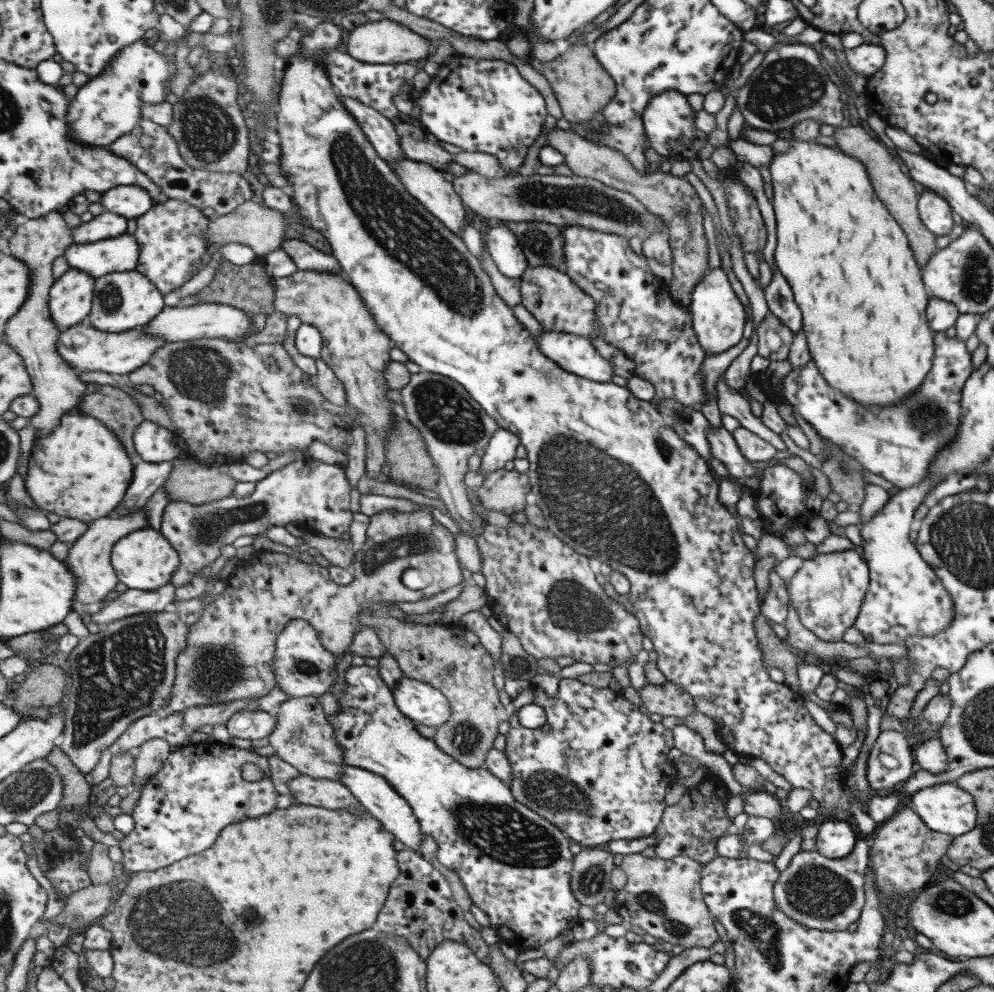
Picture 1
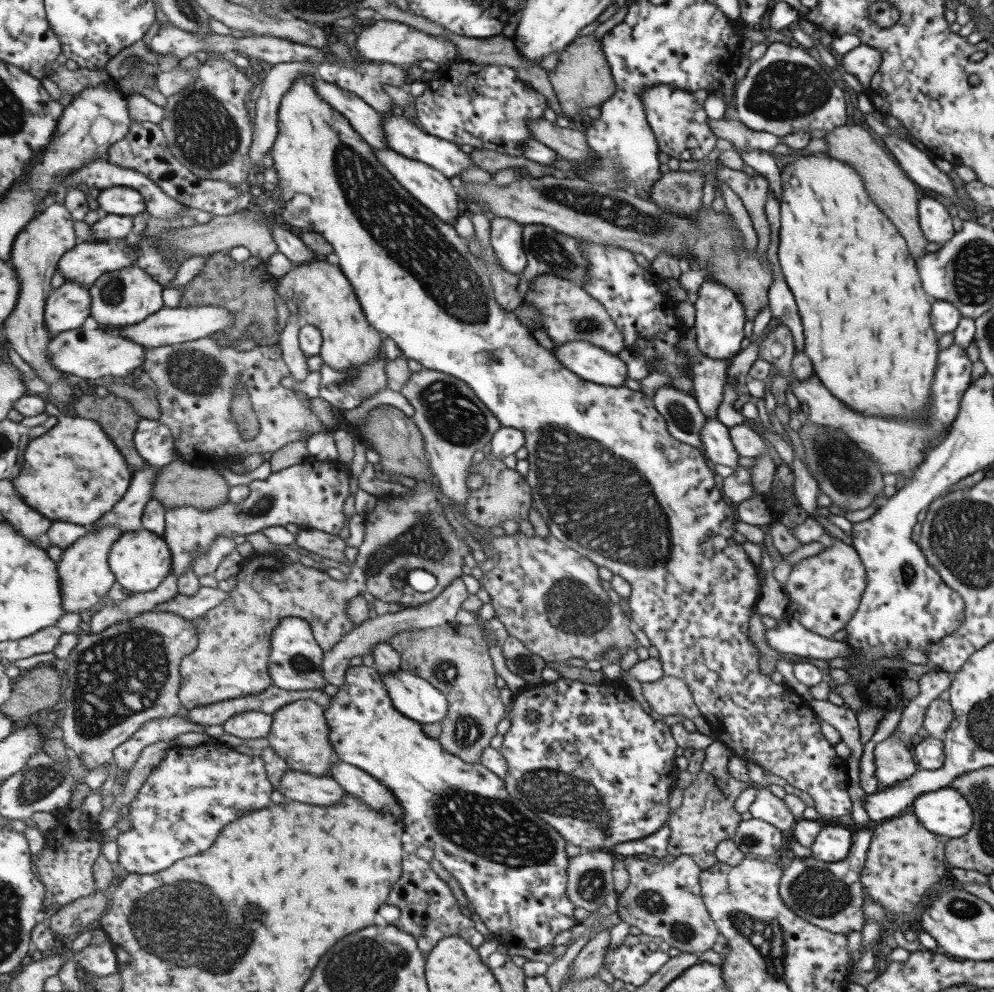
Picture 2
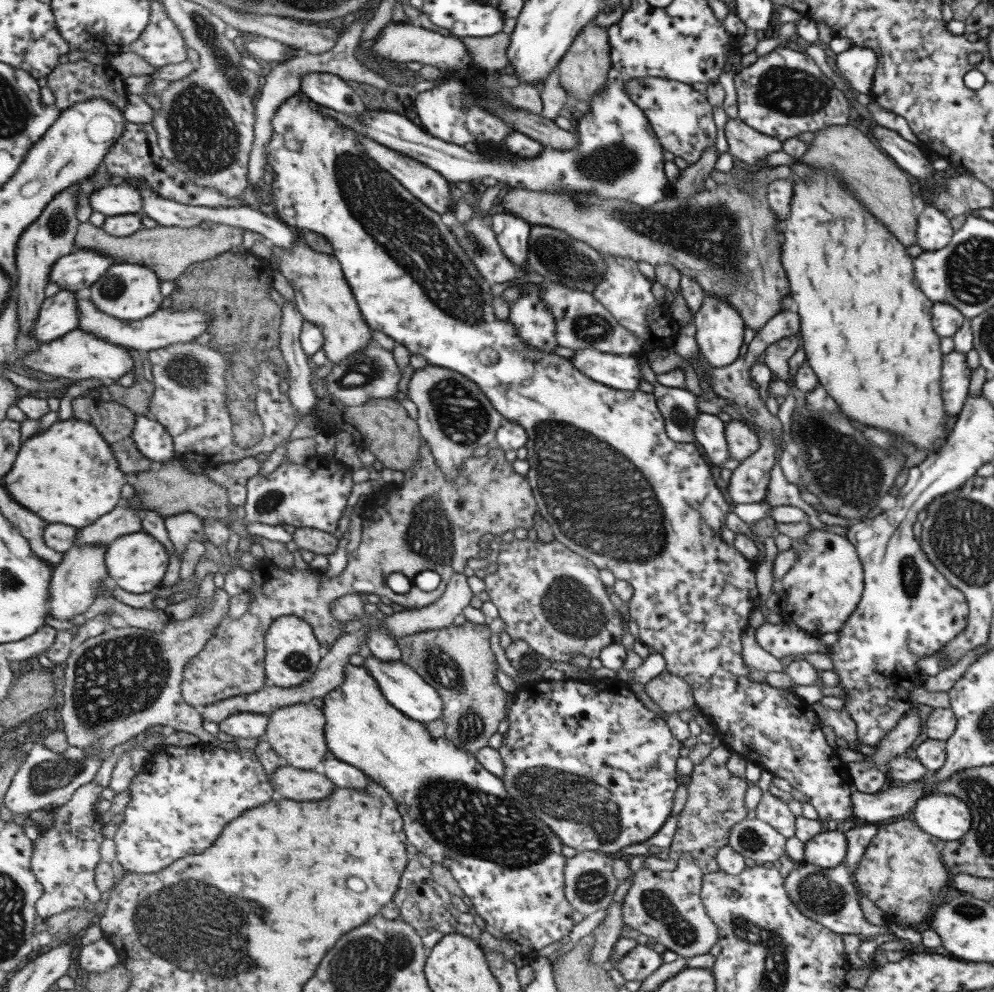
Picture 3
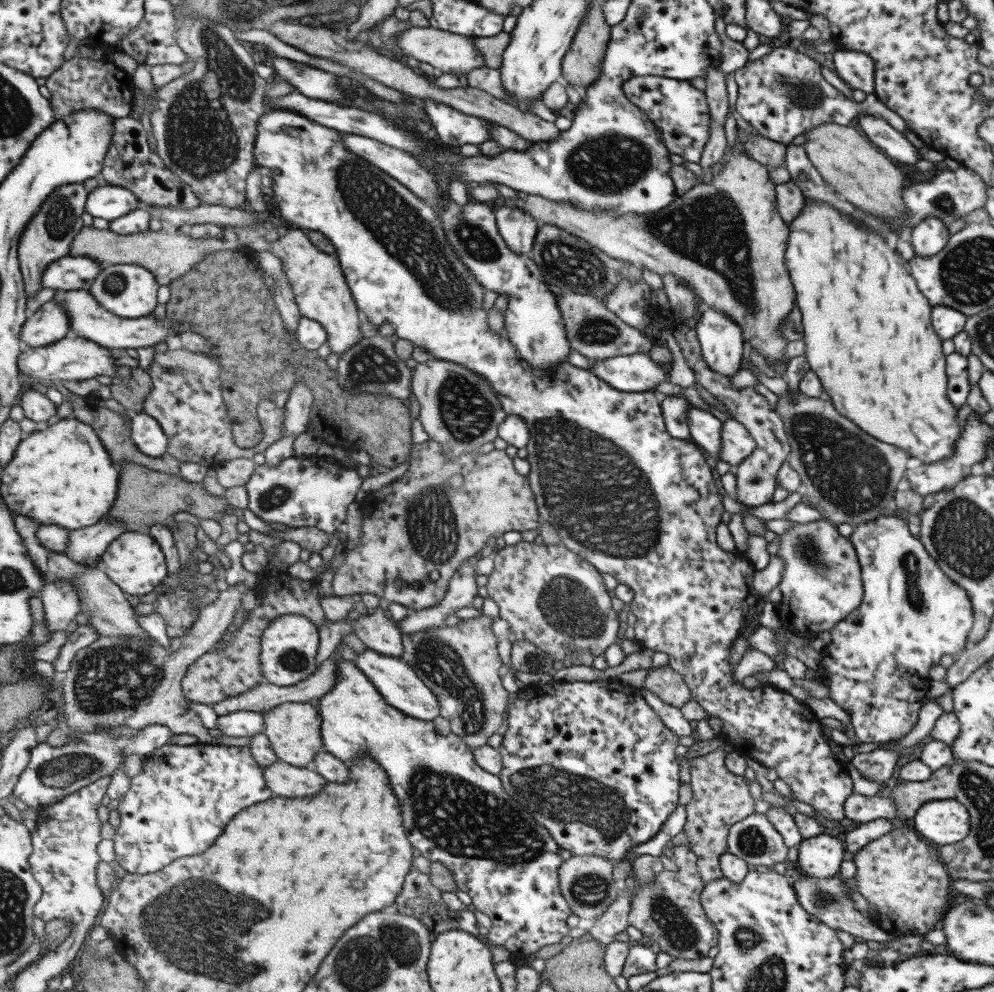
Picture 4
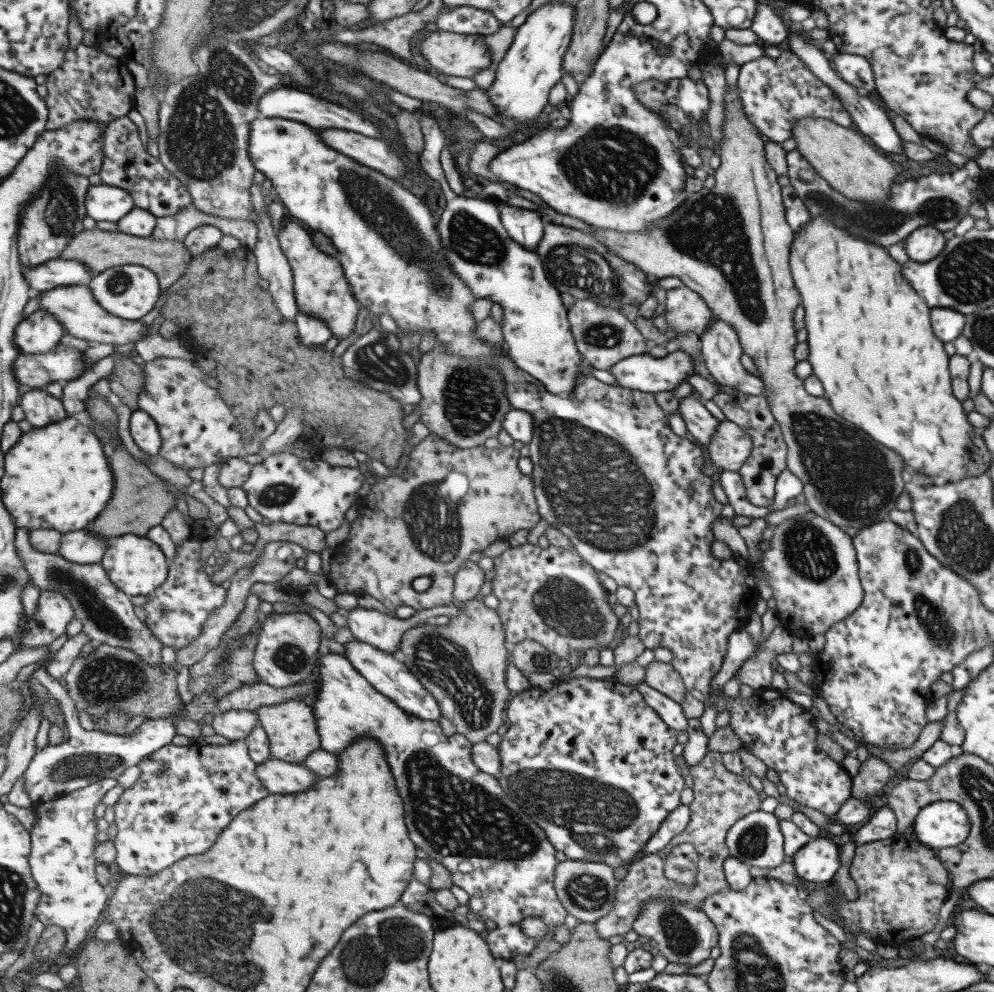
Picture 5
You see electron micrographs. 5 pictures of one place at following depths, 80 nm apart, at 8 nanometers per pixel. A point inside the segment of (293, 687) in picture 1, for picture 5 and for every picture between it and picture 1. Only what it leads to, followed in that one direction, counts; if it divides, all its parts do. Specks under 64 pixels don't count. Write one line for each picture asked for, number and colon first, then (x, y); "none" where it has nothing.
2: (296, 661)
3: (294, 653)
4: (290, 644)
5: (289, 642)

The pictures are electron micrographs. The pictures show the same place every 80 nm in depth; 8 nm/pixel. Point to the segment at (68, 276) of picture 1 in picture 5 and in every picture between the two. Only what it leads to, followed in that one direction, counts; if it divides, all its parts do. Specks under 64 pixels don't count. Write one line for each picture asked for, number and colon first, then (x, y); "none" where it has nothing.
2: (68, 306)
3: (60, 314)
4: (50, 323)
5: (40, 333)

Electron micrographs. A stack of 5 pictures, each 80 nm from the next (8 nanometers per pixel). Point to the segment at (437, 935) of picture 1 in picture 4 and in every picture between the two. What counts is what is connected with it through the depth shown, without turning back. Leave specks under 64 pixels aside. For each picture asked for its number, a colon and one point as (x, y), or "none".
2: (429, 909)
3: (429, 906)
4: (420, 898)

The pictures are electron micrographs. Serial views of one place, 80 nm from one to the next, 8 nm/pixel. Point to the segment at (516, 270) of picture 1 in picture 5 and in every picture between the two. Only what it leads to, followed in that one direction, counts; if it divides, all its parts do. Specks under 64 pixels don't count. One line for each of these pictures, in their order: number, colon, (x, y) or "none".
2: (507, 234)
3: (514, 233)
4: (520, 229)
5: (526, 226)

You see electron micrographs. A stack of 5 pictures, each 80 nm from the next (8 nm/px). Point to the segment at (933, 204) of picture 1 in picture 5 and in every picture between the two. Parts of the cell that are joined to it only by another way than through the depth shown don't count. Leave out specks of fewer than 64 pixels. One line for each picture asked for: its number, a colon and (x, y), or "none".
2: (933, 218)
3: (933, 231)
4: (928, 236)
5: (923, 244)

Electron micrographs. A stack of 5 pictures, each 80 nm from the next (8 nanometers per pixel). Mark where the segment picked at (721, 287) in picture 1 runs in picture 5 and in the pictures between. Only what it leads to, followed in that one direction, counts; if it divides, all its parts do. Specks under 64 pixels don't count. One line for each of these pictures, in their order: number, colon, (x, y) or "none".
2: (718, 318)
3: (718, 333)
4: (720, 340)
5: (720, 350)

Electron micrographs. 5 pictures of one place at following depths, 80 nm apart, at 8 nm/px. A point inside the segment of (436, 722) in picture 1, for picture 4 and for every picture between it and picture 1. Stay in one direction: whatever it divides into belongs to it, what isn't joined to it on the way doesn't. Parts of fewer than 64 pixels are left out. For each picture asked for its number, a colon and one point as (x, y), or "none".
2: (417, 698)
3: (406, 689)
4: (398, 682)

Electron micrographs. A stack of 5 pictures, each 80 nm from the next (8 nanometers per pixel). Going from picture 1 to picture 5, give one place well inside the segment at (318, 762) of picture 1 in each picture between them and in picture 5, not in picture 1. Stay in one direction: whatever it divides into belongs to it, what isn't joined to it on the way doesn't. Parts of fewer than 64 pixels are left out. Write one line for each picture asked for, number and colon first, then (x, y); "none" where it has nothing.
2: (300, 733)
3: (297, 732)
4: (295, 729)
5: (292, 727)

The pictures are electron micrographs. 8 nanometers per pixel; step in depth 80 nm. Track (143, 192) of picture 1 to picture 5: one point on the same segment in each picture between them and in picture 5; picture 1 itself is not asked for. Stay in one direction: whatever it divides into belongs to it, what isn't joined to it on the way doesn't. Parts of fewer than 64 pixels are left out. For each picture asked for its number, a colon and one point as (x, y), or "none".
2: (120, 200)
3: (123, 199)
4: (110, 202)
5: (103, 202)

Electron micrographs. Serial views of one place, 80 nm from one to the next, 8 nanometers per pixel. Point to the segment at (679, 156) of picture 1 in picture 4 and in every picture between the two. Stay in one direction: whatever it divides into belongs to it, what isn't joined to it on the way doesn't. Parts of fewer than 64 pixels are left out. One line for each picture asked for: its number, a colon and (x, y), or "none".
2: (679, 123)
3: (681, 117)
4: (680, 111)

